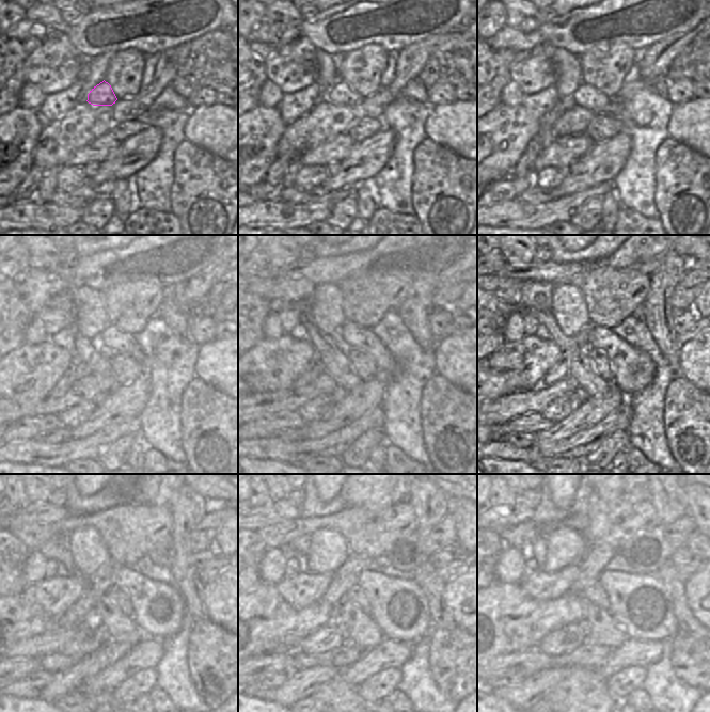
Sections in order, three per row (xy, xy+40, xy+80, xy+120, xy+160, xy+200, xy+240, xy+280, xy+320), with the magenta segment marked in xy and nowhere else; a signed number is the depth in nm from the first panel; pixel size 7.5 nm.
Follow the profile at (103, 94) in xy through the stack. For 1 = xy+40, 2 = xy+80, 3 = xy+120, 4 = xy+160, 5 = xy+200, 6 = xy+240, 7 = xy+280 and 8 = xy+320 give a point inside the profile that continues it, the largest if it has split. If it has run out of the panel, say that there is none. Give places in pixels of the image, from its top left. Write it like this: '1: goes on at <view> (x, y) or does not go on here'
1: goes on at xy+40 (341, 94)
2: goes on at xy+80 (586, 96)
3: goes on at xy+120 (112, 339)
4: goes on at xy+160 (351, 335)
5: goes on at xy+200 (633, 369)
6: goes on at xy+240 (158, 608)
7: goes on at xy+280 (399, 607)
8: goes on at xy+320 (641, 604)

